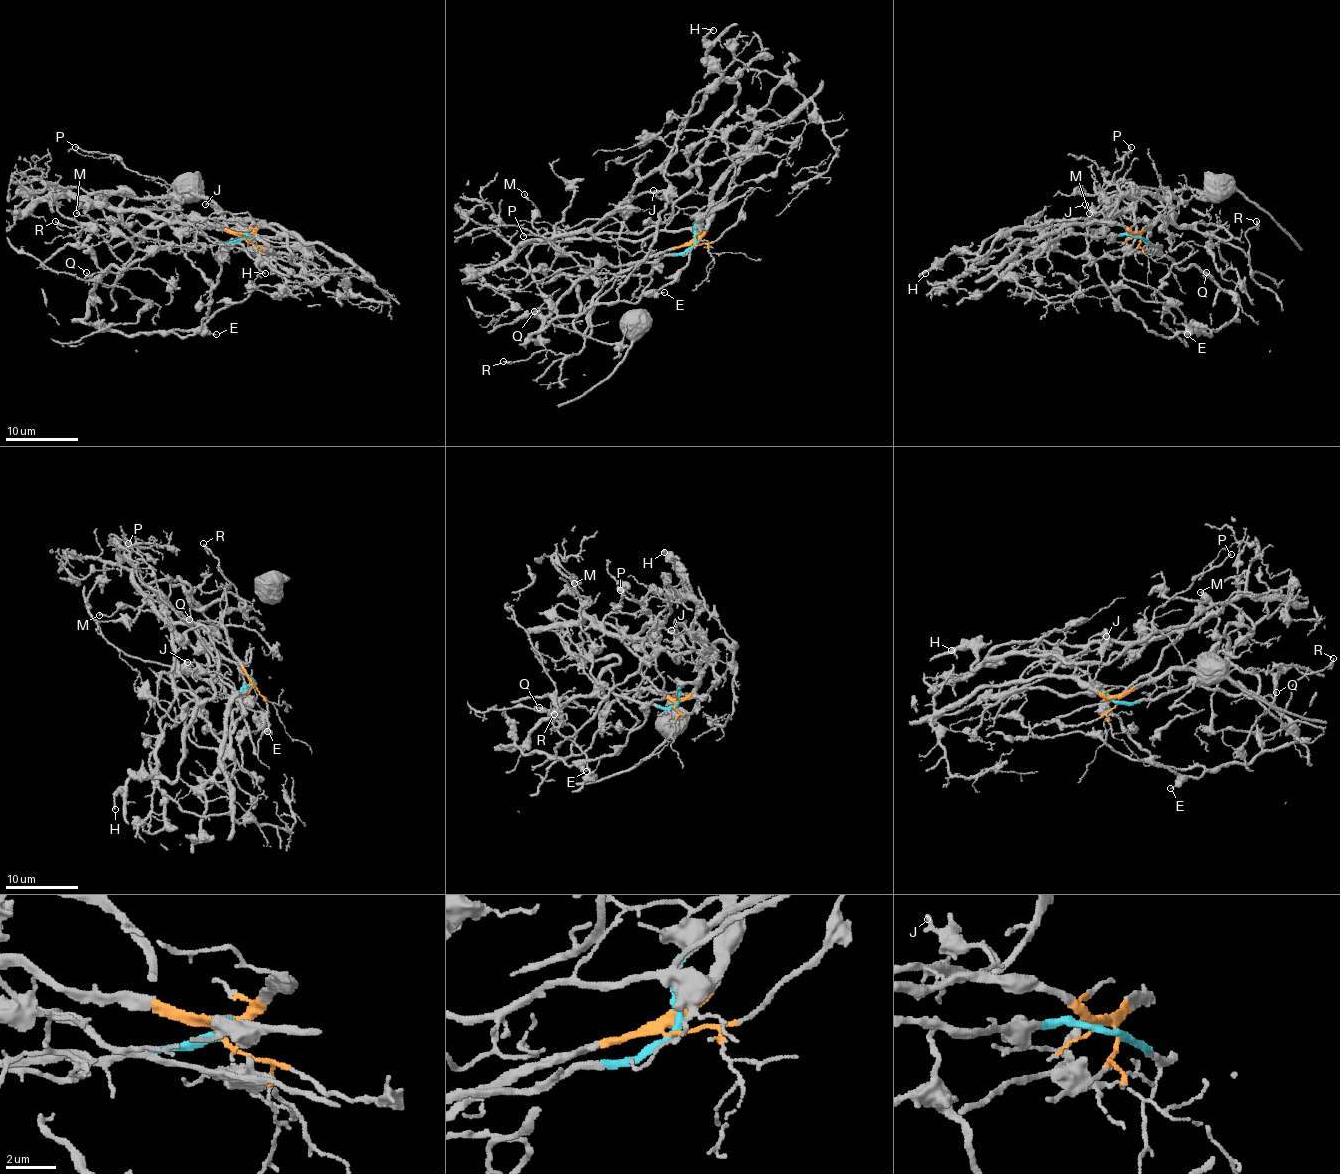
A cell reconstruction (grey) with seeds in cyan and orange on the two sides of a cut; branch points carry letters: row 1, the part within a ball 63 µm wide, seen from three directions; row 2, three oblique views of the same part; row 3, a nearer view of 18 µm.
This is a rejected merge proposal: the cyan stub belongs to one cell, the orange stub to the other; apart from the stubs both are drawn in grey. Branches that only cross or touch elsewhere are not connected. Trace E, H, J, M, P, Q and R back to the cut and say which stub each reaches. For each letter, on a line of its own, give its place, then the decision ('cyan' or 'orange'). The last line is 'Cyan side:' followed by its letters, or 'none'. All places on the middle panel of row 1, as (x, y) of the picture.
E: at (664, 292); cyan
H: at (713, 30); orange
J: at (653, 190); orange
M: at (524, 194); cyan
P: at (523, 236); orange
Q: at (534, 311); cyan
R: at (503, 361); orange
Cyan side: E, M, Q

